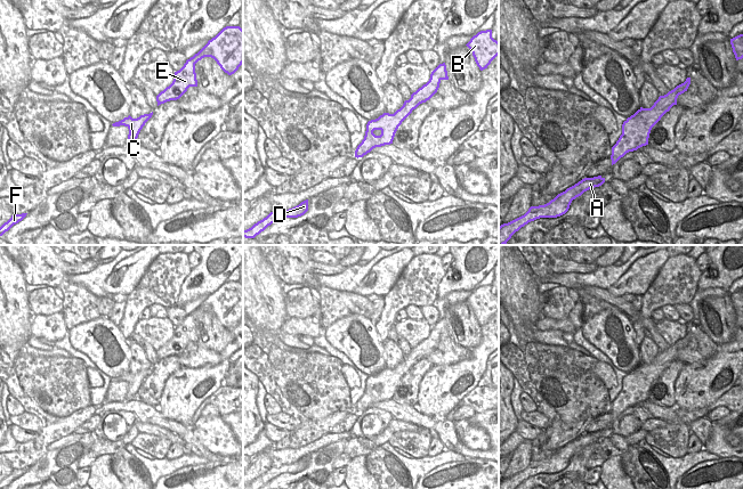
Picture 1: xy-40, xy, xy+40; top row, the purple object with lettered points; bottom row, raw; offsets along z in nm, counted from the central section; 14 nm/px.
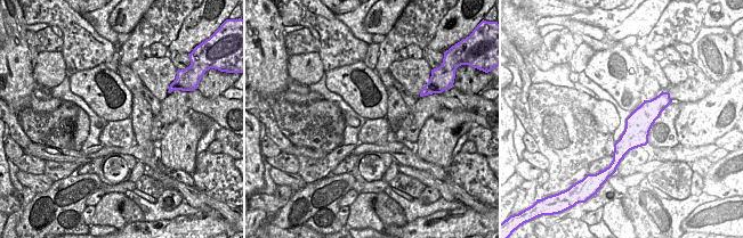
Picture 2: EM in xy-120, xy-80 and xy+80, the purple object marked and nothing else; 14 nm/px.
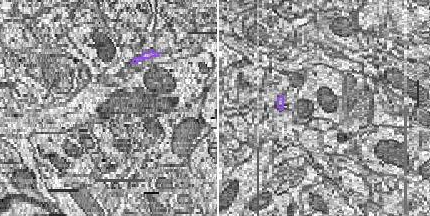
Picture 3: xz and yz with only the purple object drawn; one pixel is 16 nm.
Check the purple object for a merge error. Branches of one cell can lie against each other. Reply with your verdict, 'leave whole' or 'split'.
leave whole

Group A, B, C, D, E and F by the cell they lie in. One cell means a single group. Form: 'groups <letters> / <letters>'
groups A B C D E F

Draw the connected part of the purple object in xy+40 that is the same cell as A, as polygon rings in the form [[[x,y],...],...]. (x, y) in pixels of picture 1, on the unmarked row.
[[[601,431],[584,433],[574,441],[567,443],[565,447],[558,449],[549,458],[539,462],[531,462],[524,471],[508,479],[501,480],[499,482],[499,489],[515,489],[528,478],[540,473],[560,472],[568,466],[573,455],[581,451],[584,447],[591,443],[601,441],[604,438],[605,433]]]

